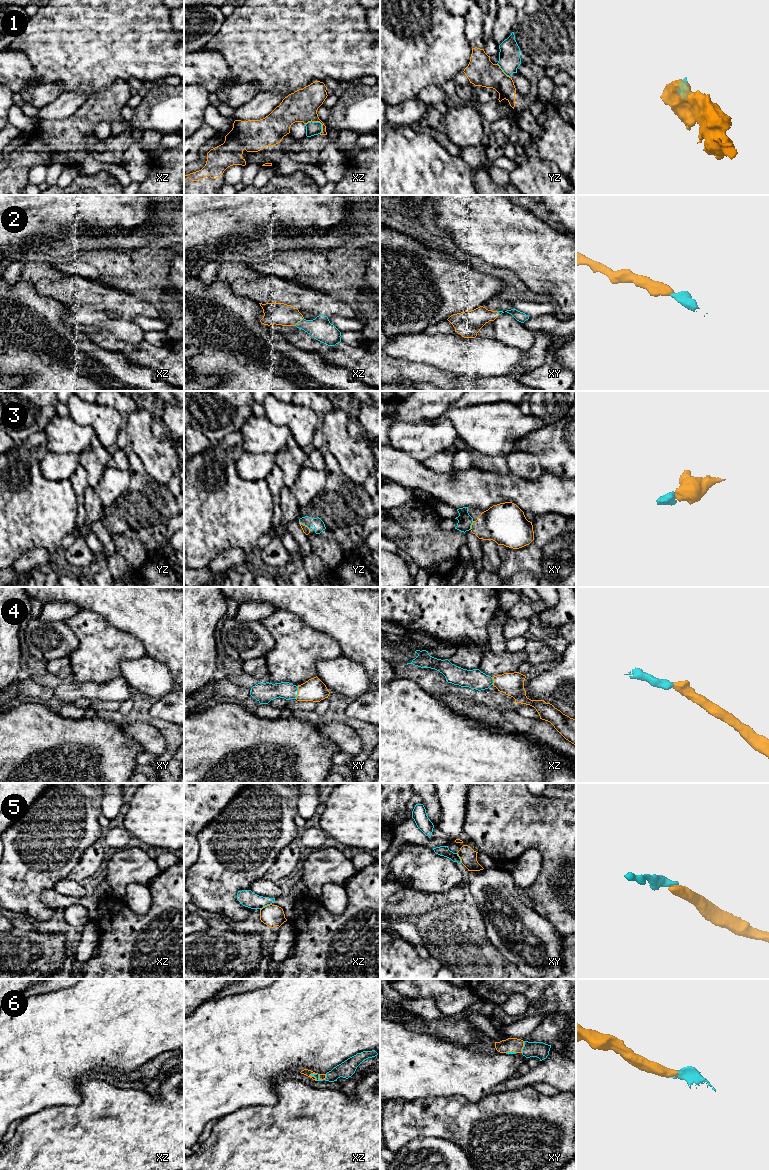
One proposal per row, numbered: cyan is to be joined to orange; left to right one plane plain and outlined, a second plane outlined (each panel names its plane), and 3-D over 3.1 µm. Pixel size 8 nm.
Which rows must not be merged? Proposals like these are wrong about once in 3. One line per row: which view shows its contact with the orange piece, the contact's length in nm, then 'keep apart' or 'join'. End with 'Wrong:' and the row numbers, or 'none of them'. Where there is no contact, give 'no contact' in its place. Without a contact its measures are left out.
1: contact in xz; length 160 nm; keep apart
2: contact in xz; length 100 nm; join
3: contact in yz; length 120 nm; join
4: contact in xy; length 110 nm; join
5: contact in xz; length 110 nm; keep apart
6: contact in xy; length 100 nm; join
Wrong: 1, 5

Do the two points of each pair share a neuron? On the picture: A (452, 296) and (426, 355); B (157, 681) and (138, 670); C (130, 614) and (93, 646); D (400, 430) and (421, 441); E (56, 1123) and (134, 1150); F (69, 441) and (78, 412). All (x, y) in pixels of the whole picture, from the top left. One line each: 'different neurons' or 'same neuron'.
A: different neurons
B: same neuron
C: different neurons
D: same neuron
E: same neuron
F: different neurons

